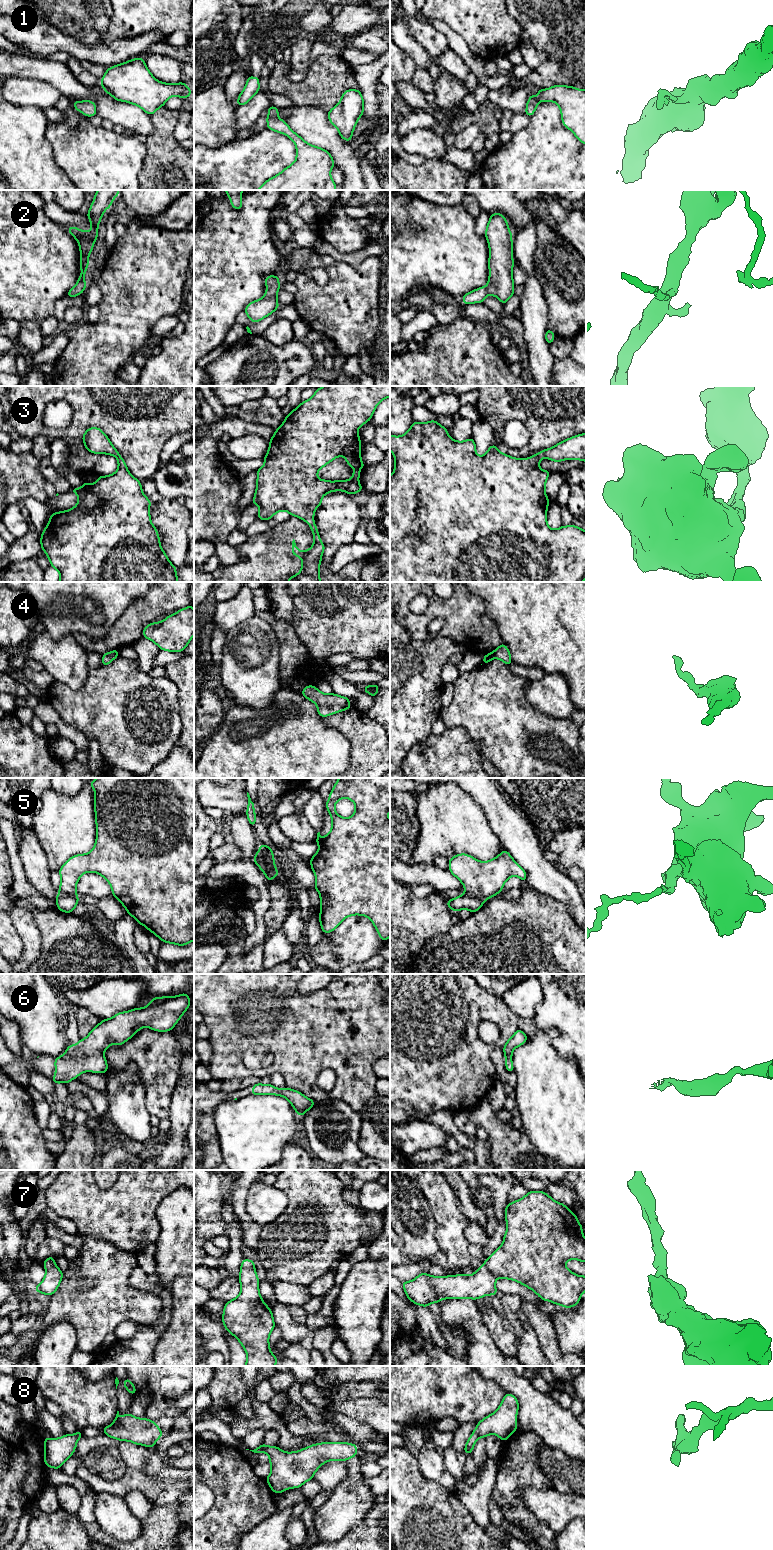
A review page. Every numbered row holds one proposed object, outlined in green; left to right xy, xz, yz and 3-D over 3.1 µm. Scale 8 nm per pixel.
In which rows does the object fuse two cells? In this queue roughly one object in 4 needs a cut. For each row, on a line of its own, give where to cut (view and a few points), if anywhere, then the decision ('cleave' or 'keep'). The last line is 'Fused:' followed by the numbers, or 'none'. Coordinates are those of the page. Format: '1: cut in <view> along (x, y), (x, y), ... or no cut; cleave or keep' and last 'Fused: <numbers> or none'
1: no cut; keep
2: no cut; keep
3: no cut; keep
4: no cut; keep
5: cut in yz along (464, 892), (480, 897), (483, 900); cleave
6: no cut; keep
7: no cut; keep
8: no cut; keep
Fused: 5

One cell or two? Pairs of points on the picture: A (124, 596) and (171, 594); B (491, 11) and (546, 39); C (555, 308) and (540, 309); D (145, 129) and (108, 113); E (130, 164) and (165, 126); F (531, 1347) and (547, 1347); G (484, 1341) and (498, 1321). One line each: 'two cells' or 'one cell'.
A: two cells
B: two cells
C: two cells
D: one cell
E: two cells
F: two cells
G: two cells

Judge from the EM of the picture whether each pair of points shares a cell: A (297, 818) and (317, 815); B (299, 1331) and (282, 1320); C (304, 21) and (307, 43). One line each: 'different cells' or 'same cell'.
A: different cells
B: same cell
C: different cells

